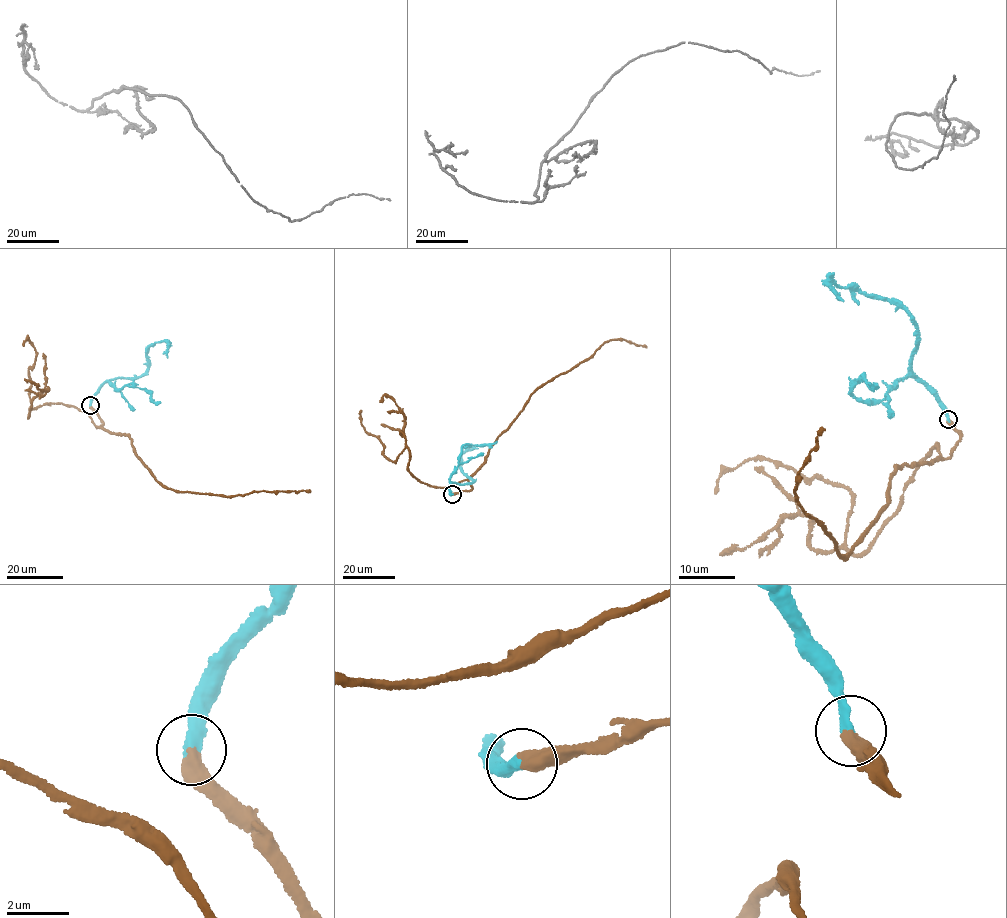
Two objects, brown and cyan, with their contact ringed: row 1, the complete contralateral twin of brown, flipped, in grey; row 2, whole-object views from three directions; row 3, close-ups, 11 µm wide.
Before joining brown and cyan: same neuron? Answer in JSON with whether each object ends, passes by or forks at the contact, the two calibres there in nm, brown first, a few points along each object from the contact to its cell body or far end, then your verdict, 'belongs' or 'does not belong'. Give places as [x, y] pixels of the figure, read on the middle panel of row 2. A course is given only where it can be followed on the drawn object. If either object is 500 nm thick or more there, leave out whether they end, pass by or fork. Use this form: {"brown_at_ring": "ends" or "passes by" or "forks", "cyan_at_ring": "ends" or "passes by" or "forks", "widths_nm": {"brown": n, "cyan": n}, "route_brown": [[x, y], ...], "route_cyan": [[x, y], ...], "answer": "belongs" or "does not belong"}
{"widths_nm": {"brown": 500, "cyan": 380}, "route_brown": [[452, 494], [472, 489], [468, 477], [541, 386], [611, 340], [646, 347]], "route_cyan": [[452, 494], [449, 493], [453, 483], [469, 484], [473, 481], [460, 465], [461, 455], [472, 446], [478, 448]], "answer": "belongs"}

